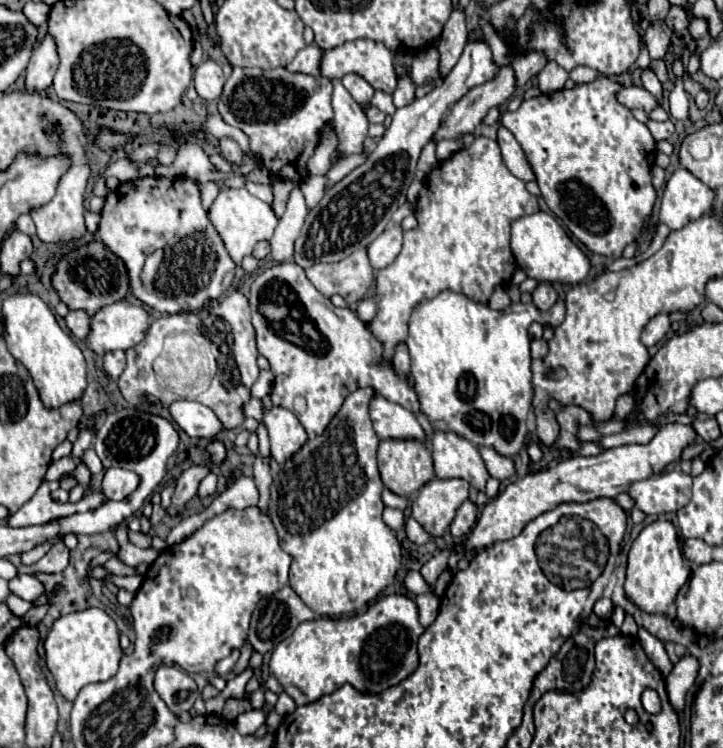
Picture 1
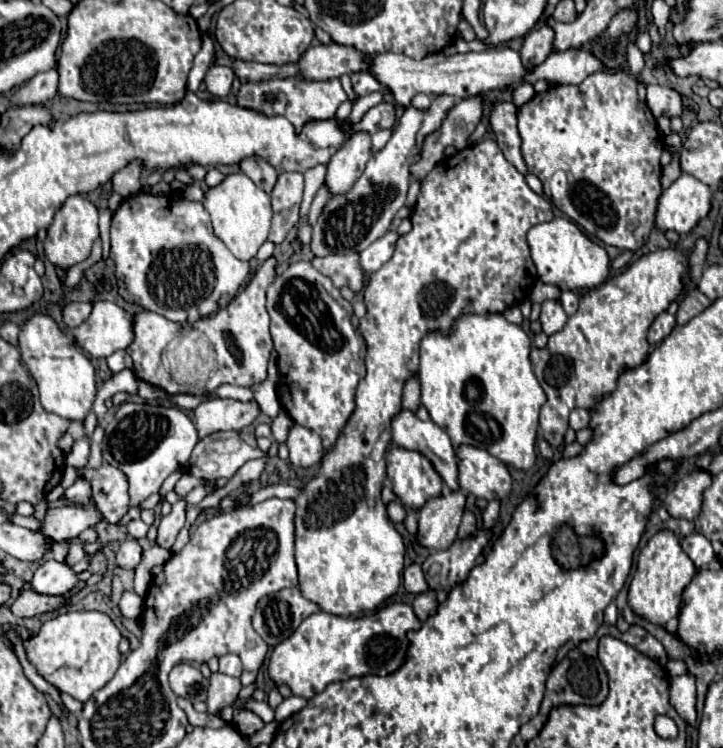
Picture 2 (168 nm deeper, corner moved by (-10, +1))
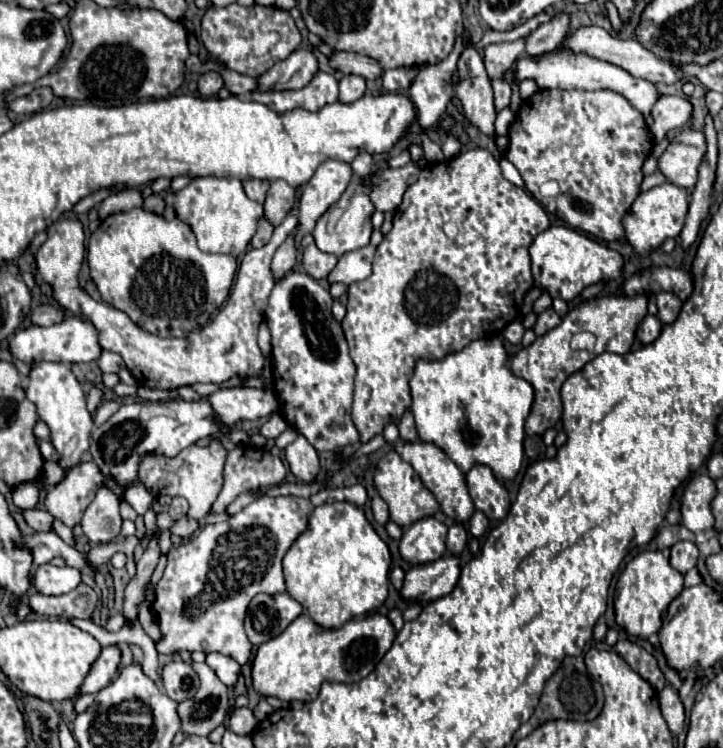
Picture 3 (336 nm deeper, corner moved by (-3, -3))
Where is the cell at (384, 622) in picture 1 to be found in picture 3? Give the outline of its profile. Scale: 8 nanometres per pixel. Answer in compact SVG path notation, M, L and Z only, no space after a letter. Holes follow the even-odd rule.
M371 613L361 619L351 619L347 621L341 629L323 629L317 623L311 621L309 615L299 615L295 621L289 623L289 627L277 635L275 639L269 639L267 643L261 643L257 647L257 653L253 657L253 667L251 667L251 679L253 679L253 689L261 697L277 697L281 701L313 701L319 695L321 683L323 681L335 681L335 683L357 683L363 677L367 677L379 659L389 651L391 643L395 639L395 629L391 621L385 615Z

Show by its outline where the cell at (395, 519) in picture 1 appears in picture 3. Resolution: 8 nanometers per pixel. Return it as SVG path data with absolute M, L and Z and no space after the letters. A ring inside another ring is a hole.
M373 495L371 497L371 511L373 511L373 517L379 525L385 525L389 521L389 509L387 509L387 503L379 497L379 495Z

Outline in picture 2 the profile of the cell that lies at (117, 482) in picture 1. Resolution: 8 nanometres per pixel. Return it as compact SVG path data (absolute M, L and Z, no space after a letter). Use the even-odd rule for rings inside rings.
M112 465L100 469L82 469L82 475L92 483L96 509L102 511L108 523L116 523L128 511L128 477Z

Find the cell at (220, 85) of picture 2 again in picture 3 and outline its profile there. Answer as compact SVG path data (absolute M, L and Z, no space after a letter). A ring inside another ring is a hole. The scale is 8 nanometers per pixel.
M209 71L203 73L197 81L197 89L203 97L215 97L217 91L223 87L223 77L217 71Z

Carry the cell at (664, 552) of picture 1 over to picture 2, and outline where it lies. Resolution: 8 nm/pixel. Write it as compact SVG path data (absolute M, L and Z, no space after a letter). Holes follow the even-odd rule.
M662 529L646 543L646 547L638 555L638 567L630 583L628 603L634 613L642 615L644 619L650 619L650 623L666 625L672 617L678 617L682 591L692 581L694 573L696 567L692 559L682 551L678 535L670 529Z

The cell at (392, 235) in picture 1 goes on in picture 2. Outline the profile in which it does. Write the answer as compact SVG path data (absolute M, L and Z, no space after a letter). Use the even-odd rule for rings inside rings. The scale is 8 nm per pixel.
M388 231L382 239L374 241L366 251L360 253L360 263L362 263L362 269L366 273L374 273L378 271L382 265L386 265L392 255L394 255L394 247L396 247L396 241L398 241L400 233L398 231Z

